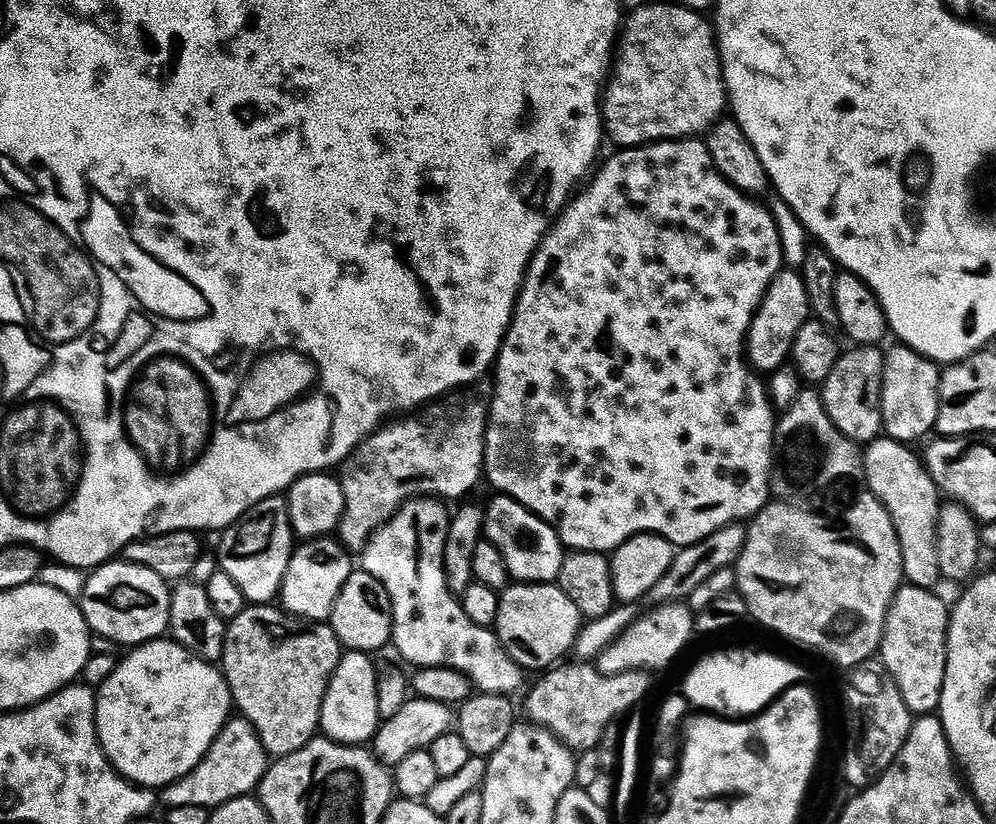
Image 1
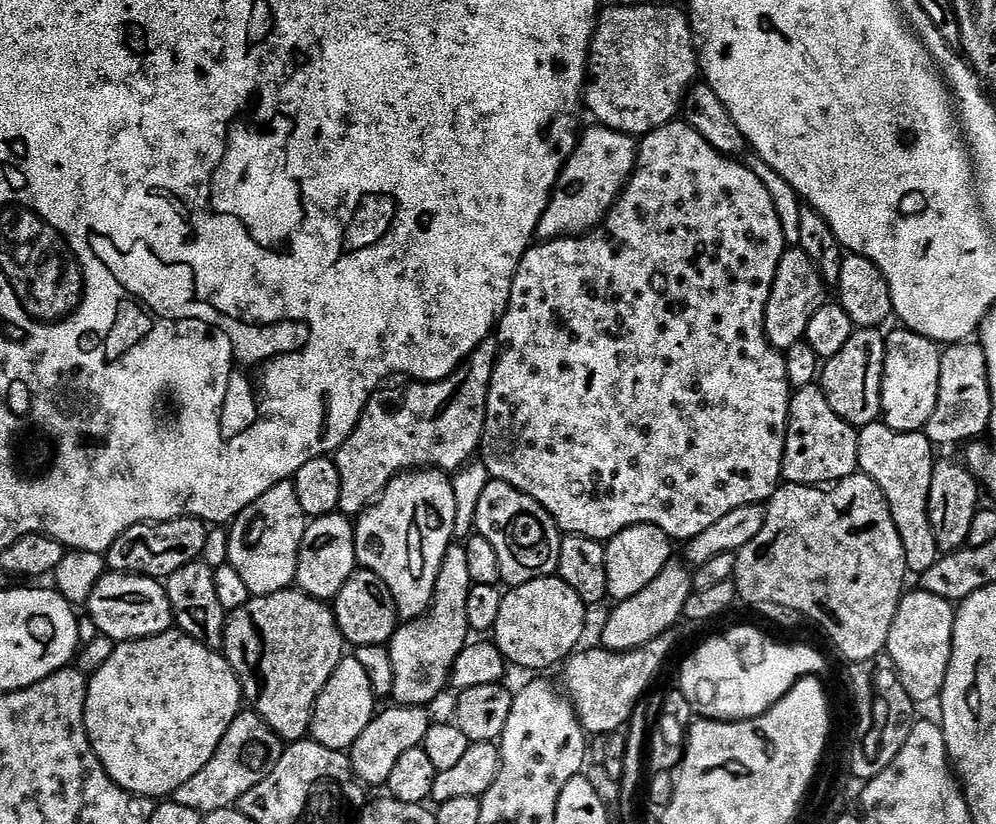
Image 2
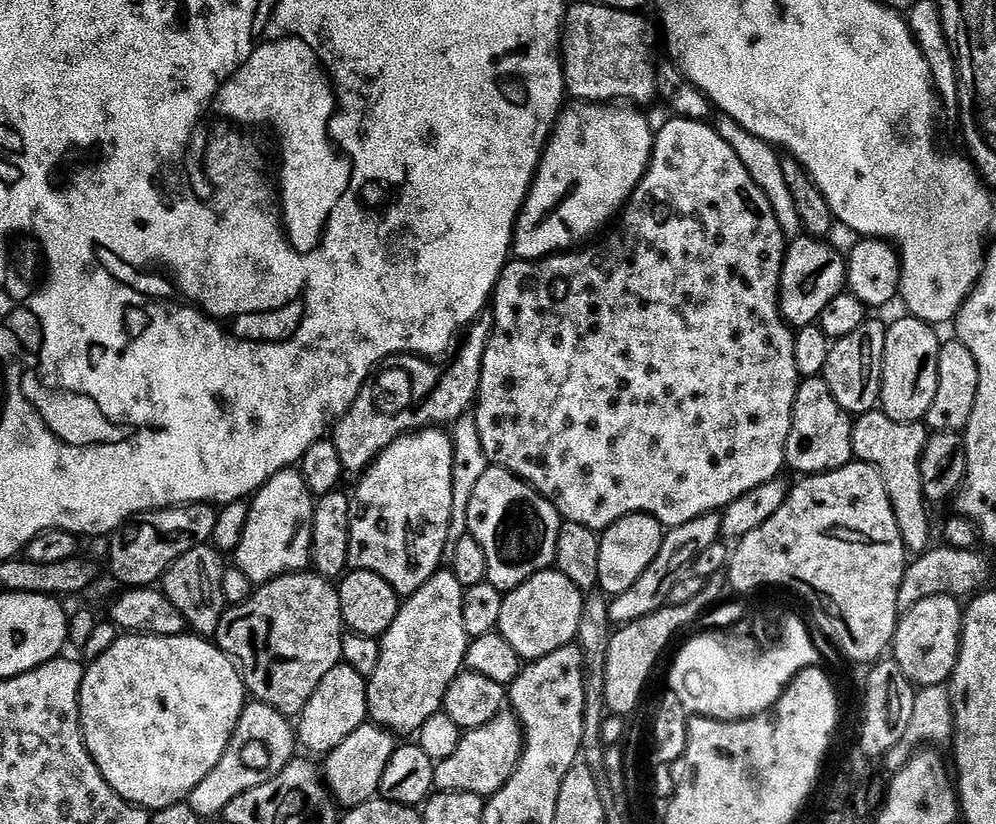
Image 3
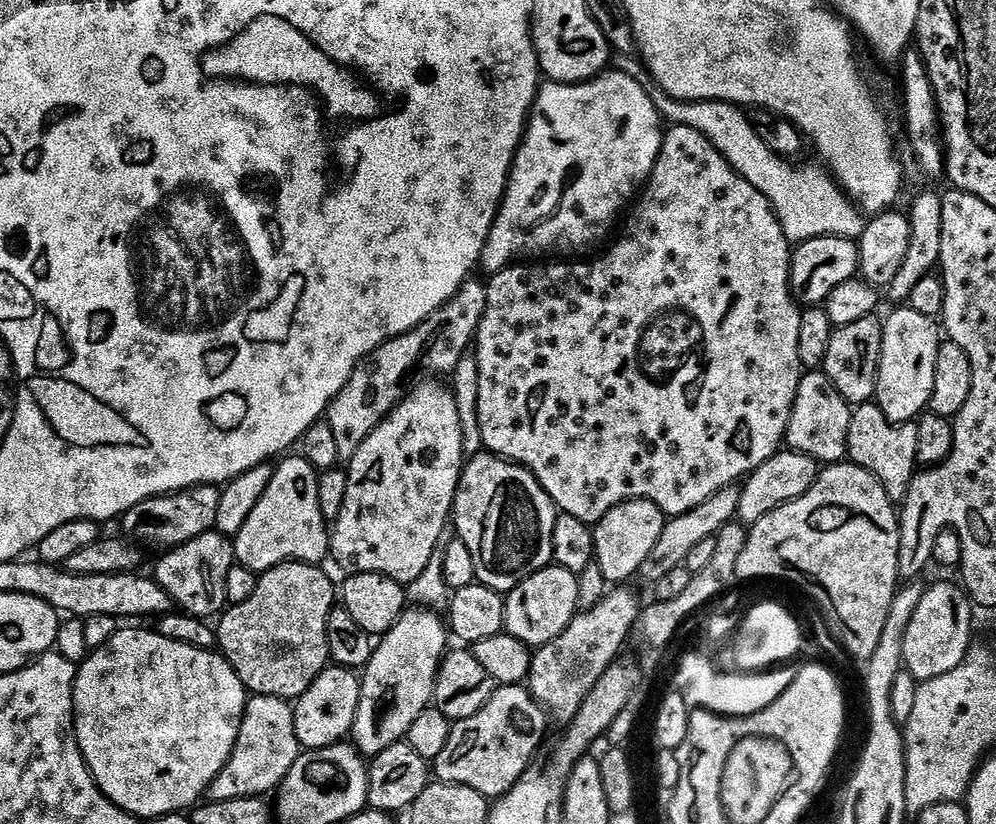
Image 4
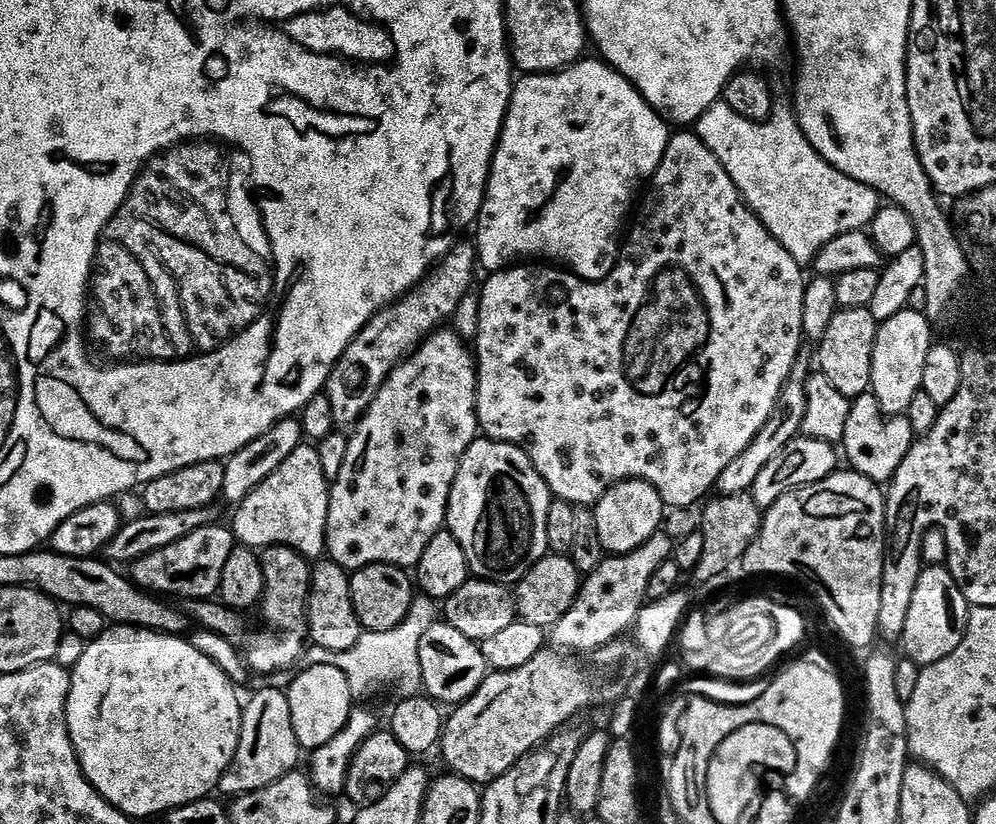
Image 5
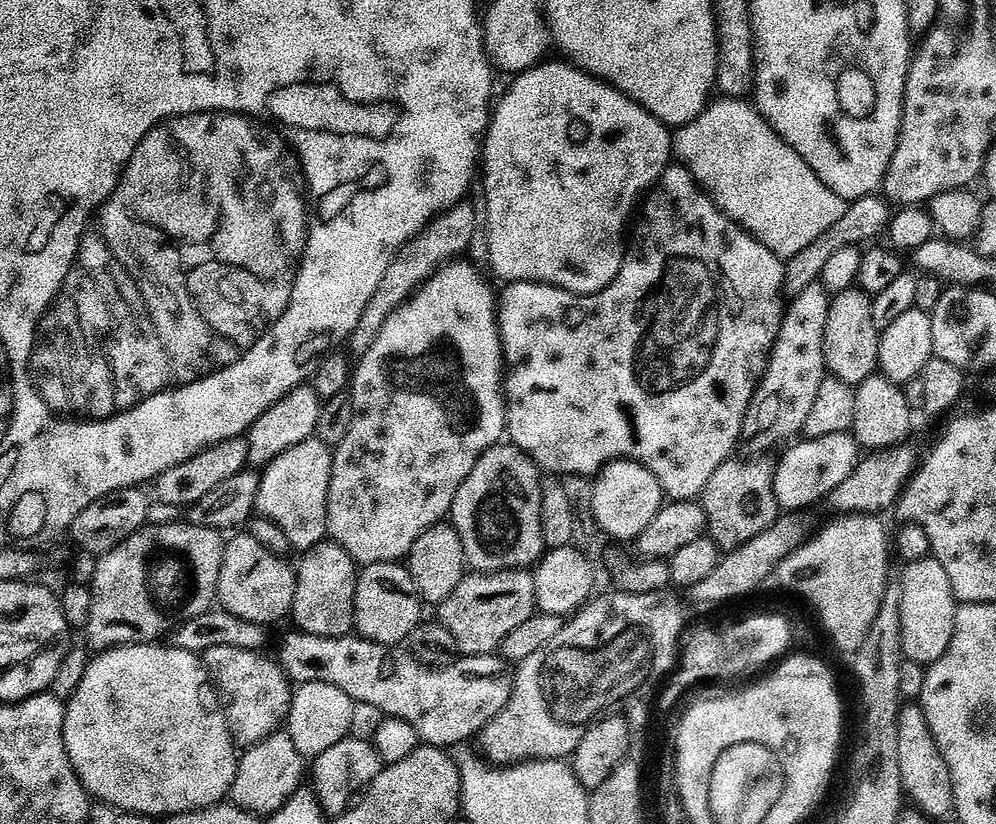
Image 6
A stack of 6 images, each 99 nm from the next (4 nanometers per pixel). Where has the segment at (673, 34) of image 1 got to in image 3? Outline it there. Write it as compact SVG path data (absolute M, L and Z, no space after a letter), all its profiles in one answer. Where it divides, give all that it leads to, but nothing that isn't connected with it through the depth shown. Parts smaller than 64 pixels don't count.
M598 2L576 4L564 13L564 27L558 49L562 57L564 87L573 101L586 104L611 104L627 102L632 106L644 106L656 96L656 68L648 53L648 24L643 15L623 12Z

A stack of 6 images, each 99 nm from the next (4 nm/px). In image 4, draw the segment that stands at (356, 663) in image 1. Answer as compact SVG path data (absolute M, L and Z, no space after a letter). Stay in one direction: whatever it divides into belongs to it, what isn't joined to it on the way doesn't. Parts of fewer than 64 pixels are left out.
M339 666L325 668L294 704L294 730L301 749L325 748L341 743L351 733L358 714L361 677L355 671Z

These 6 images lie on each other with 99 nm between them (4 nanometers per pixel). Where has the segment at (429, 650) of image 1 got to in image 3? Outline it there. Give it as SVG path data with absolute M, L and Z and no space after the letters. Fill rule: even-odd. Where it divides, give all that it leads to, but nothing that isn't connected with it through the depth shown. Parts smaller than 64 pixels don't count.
M427 427L423 430L407 433L412 444L404 444L404 435L398 437L390 446L386 446L380 451L379 456L373 460L372 465L355 481L356 493L351 493L350 499L350 540L348 550L348 568L355 570L361 568L367 572L373 572L382 577L395 590L396 595L407 598L412 593L417 592L424 583L433 576L434 573L441 571L443 561L443 547L446 543L447 531L450 525L451 507L453 505L453 491L451 489L451 456L452 456L452 437L447 431L439 427ZM440 432L440 444L428 444L432 436L437 436Z

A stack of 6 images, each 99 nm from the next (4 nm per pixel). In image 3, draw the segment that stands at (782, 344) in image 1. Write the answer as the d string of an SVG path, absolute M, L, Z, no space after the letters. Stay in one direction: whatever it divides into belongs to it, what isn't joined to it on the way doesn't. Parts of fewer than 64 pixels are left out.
M805 235L793 239L787 245L780 275L780 315L783 323L793 329L817 323L826 305L834 302L838 293L845 291L848 265L842 252L840 256L839 250L830 245Z

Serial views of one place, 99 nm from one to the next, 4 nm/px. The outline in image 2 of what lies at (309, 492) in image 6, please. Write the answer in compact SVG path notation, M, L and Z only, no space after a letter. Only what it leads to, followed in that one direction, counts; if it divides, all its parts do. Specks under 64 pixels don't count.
M283 480L278 486L266 490L246 510L242 510L231 521L228 531L228 563L238 570L242 582L246 582L252 596L265 596L281 592L283 588L293 587L296 583L298 550L302 546L304 531L308 520L298 502L296 486L292 480Z

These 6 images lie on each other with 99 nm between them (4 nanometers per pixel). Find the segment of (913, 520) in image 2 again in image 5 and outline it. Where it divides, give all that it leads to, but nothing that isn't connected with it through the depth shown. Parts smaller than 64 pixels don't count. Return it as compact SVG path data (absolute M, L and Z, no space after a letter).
M874 395L858 396L852 400L850 418L846 418L846 434L842 441L842 456L848 459L851 471L870 478L878 485L887 485L894 478L902 458L911 450L914 433L907 415L887 417Z

